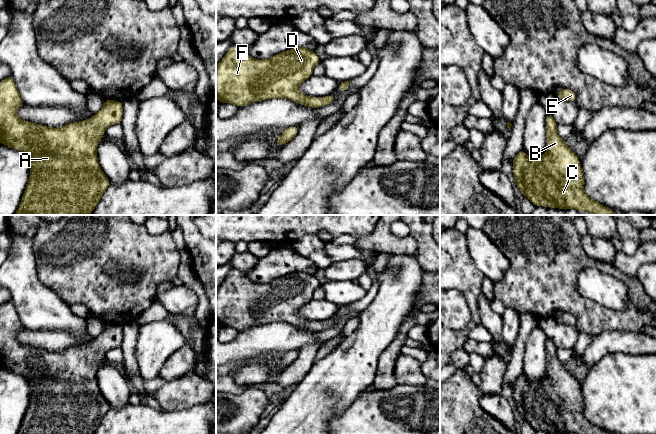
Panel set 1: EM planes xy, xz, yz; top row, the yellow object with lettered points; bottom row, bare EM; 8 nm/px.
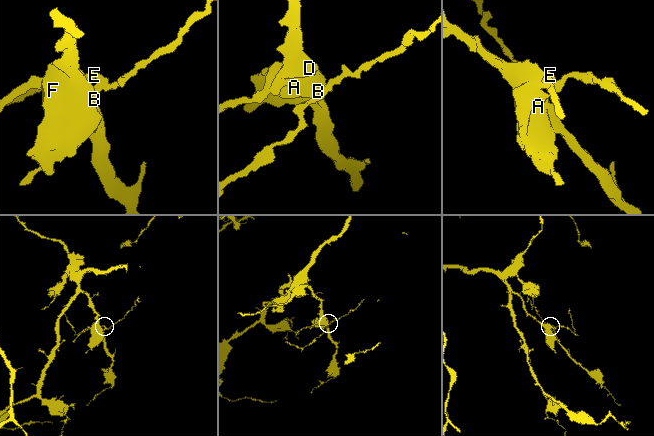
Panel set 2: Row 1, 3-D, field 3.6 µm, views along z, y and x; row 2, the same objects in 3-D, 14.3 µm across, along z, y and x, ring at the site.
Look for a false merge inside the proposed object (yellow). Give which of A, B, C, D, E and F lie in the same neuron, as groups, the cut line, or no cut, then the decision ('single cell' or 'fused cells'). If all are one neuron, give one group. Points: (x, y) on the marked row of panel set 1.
A B C D E F; no cut; single cell

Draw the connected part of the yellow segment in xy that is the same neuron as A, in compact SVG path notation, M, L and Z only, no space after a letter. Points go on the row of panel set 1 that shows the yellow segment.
M12 76L3 79L0 82L0 143L25 153L31 165L27 187L14 215L89 215L110 185L98 163L98 142L108 126L121 123L122 102L105 99L103 108L89 120L60 128L20 119L17 110L22 103Z

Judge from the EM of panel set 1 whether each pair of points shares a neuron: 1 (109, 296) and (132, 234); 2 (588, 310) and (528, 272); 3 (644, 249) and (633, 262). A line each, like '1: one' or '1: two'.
1: one
2: one
3: one

